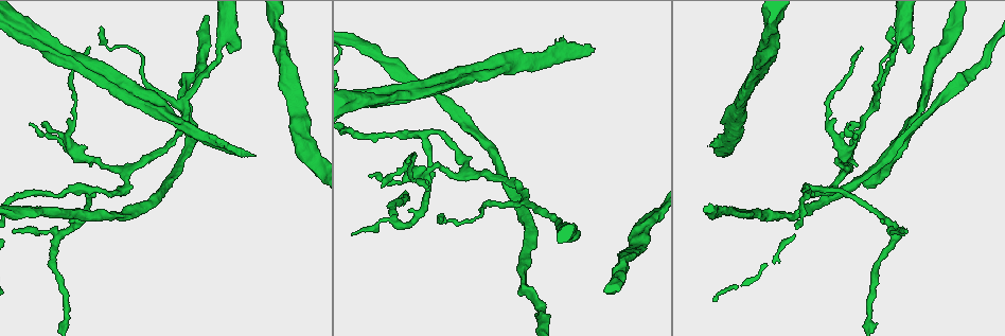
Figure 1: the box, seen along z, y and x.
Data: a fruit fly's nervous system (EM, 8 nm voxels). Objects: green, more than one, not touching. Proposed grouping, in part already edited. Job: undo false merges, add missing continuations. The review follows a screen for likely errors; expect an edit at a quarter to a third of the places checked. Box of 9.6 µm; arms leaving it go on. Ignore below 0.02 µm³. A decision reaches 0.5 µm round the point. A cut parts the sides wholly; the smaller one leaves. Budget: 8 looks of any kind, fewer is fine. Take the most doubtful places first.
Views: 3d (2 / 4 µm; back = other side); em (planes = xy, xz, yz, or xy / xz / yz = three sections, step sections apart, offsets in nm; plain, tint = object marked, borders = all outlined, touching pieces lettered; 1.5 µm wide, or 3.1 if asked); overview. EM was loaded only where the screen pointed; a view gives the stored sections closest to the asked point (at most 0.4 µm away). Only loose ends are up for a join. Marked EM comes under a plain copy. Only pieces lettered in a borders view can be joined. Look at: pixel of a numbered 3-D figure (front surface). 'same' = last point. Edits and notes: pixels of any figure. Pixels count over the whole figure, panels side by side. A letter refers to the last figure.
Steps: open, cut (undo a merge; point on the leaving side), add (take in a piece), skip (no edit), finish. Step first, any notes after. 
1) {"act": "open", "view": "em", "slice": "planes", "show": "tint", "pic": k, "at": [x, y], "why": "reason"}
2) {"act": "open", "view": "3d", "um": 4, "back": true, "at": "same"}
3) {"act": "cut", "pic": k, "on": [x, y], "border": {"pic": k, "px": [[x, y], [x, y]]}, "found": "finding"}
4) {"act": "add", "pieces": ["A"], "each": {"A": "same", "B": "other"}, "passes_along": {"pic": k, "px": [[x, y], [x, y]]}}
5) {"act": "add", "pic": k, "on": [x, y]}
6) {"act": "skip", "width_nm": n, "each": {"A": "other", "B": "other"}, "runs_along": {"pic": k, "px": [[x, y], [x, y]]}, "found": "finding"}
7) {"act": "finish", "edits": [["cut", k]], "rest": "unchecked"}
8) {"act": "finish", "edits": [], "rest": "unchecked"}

{"act": "open", "view": "em", "slice": "xz", "step": 4, "show": "borders", "pic": 1, "at": [255, 156], "why": "free end"}

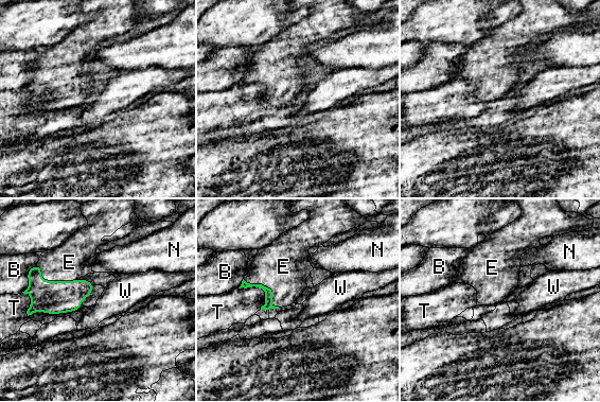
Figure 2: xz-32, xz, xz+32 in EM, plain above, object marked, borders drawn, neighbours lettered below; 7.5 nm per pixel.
{"act": "open", "view": "em", "slice": "planes", "show": "borders", "at": "same"}

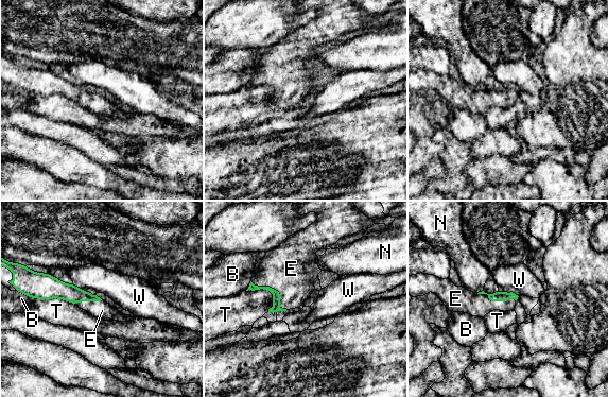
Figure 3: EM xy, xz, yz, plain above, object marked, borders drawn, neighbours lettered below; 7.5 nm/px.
{"act": "add", "pieces": ["E"], "each": {"B": "other", "E": "same", "N": "other", "T": "other", "W": "other"}, "found": "the neuron continues"}

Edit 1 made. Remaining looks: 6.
{"act": "open", "view": "em", "slice": "yz", "step": 4, "show": "tint", "pic": 1, "at": [354, 233], "why": "tapers out"}

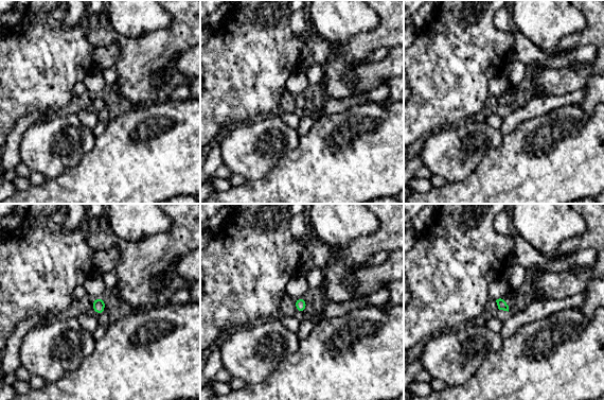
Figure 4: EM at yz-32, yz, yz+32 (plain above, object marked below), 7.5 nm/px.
{"act": "open", "view": "em", "slice": "planes", "show": "borders", "at": "same", "why": "cut it another way"}

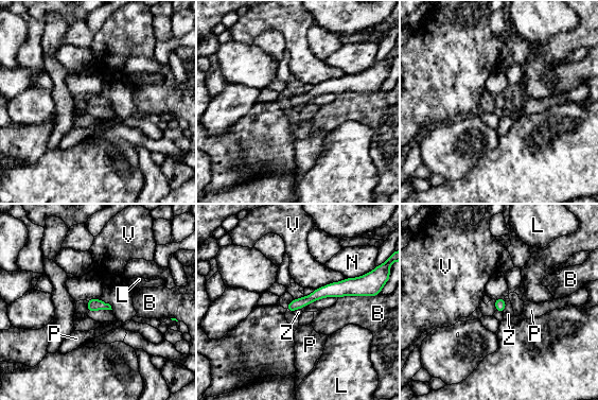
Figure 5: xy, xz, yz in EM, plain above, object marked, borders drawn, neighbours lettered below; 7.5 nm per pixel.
{"act": "skip", "each": {"B": "other", "L": "other", "N": "other", "P": "other", "V": "other", "Z": "other"}, "found": "none of them fits"}

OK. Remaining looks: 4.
{"act": "open", "view": "em", "slice": "planes", "show": "borders", "pic": 1, "at": [155, 96], "why": "an open end"}

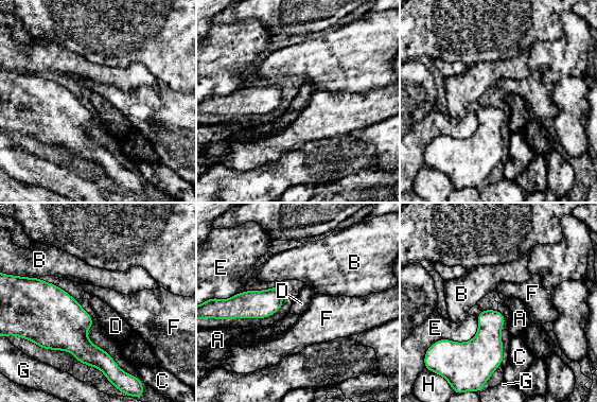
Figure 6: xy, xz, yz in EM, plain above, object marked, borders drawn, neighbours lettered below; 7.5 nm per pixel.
{"act": "skip", "each": {"A": "other", "B": "other", "C": "other", "D": "other", "E": "other", "F": "other", "G": "other", "H": "other"}, "border": {"pic": 6, "px": [[477, 316], [472, 338], [442, 339]]}, "found": "none of them fits"}

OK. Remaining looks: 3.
{"act": "finish", "edits": [["add", 3]], "rest": "unchecked"}

